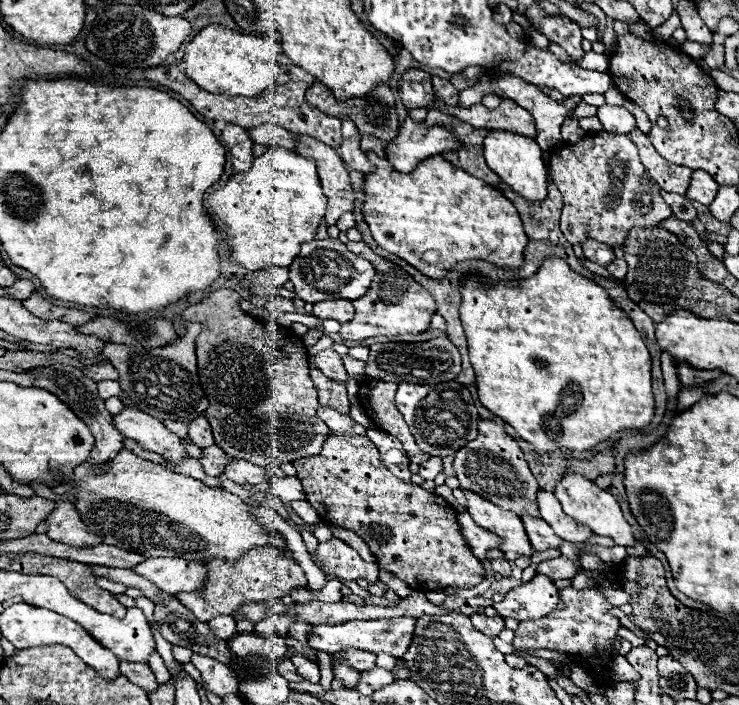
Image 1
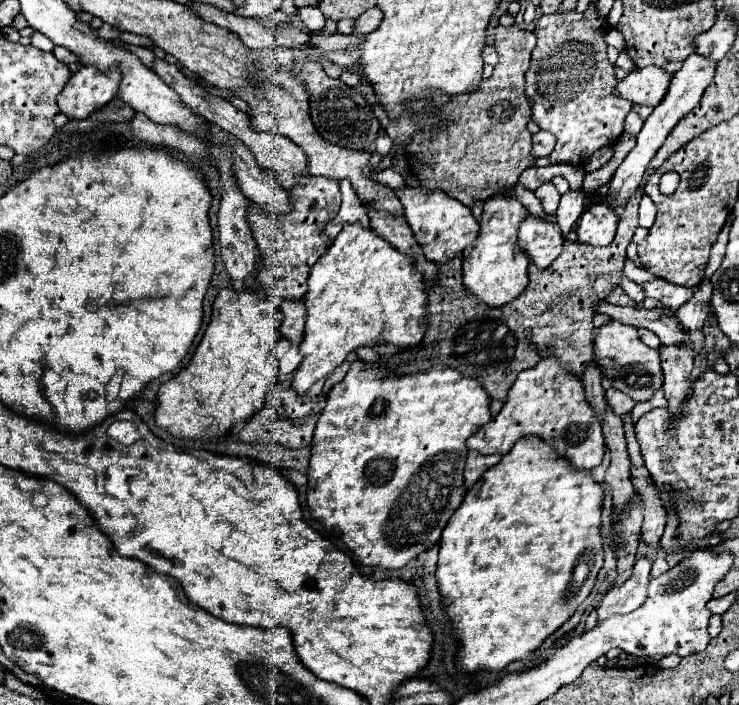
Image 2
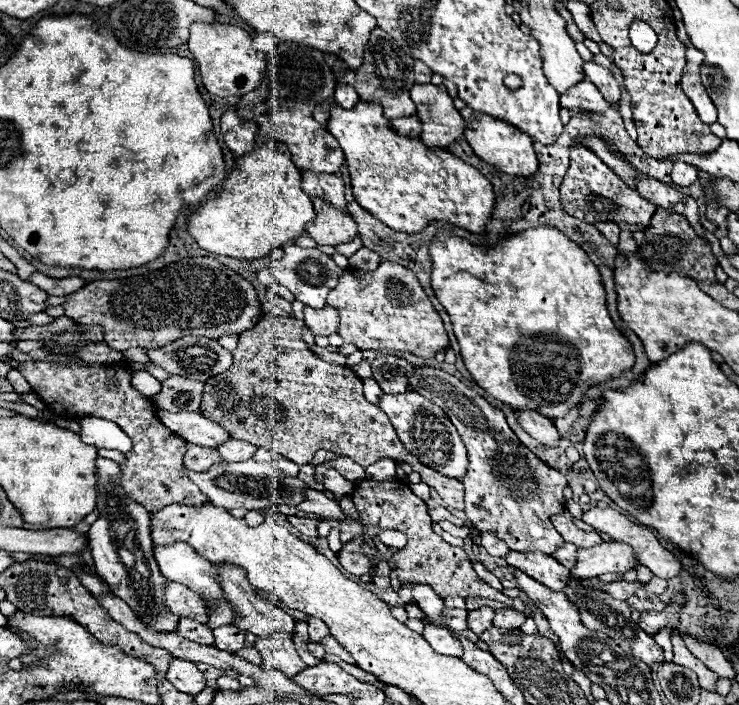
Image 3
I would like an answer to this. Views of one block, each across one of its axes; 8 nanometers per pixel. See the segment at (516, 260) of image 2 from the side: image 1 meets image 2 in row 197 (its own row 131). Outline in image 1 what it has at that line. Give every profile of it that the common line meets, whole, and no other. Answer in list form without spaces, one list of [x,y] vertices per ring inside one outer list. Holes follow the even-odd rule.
[[[492,130],[484,138],[484,158],[490,170],[494,170],[504,184],[508,184],[518,196],[540,202],[546,198],[546,186],[548,186],[548,170],[542,160],[540,146],[522,134],[506,132],[506,130]]]

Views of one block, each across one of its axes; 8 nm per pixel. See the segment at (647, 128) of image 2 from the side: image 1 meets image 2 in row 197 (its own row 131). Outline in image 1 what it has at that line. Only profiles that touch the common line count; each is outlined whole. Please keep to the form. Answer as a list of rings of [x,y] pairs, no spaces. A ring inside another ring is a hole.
[[[604,104],[598,108],[598,118],[604,124],[604,130],[612,134],[628,134],[632,128],[636,128],[634,116],[622,106]]]

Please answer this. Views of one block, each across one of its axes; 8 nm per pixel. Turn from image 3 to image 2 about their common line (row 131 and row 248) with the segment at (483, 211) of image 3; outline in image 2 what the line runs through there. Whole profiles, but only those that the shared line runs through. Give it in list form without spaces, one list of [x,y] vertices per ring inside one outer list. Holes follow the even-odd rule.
[[[344,224],[342,232],[330,244],[326,254],[320,256],[320,260],[312,266],[304,304],[306,304],[306,330],[300,344],[300,354],[304,356],[304,360],[294,370],[292,382],[292,388],[300,396],[306,394],[308,388],[320,378],[328,378],[356,348],[376,344],[412,348],[422,342],[422,336],[426,332],[424,320],[426,294],[422,286],[422,276],[412,266],[412,258],[396,252],[372,230],[360,228],[360,224]]]

